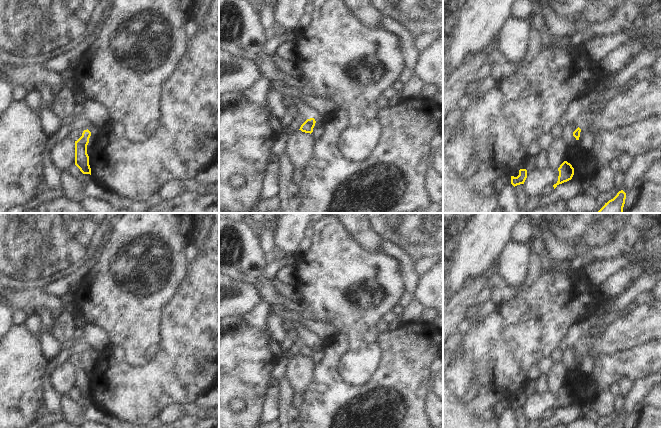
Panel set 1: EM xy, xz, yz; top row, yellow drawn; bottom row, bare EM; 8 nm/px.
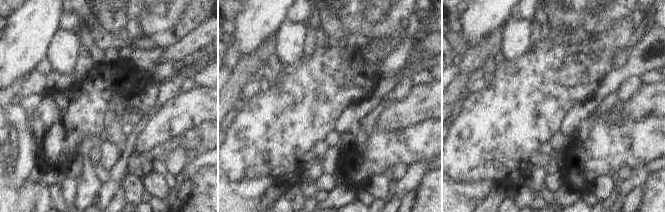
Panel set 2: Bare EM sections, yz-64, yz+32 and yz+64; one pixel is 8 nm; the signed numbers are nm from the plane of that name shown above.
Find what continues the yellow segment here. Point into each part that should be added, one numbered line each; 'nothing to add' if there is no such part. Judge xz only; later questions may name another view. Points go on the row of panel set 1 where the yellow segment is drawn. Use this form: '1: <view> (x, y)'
nothing to add

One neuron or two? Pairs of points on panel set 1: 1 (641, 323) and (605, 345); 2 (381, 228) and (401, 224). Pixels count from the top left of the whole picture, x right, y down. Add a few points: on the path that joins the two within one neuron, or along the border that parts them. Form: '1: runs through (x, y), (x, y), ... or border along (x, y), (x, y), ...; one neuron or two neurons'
1: runs through (632, 330), (614, 339); one neuron
2: runs through (386, 224), (396, 224); one neuron

